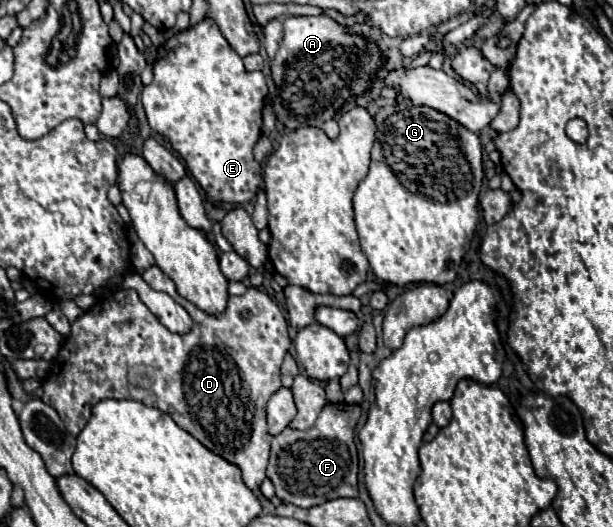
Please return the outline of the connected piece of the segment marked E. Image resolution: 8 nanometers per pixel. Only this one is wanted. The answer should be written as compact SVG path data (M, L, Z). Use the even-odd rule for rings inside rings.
M209 19L167 39L157 49L153 75L153 83L141 93L149 127L169 141L213 203L251 201L261 183L261 165L253 159L253 147L261 137L265 75L247 71Z

